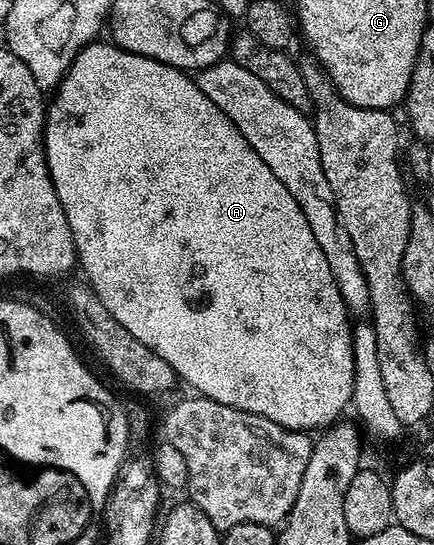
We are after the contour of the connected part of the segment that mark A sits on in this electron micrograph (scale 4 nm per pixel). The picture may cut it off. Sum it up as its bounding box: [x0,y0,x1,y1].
[44,40,354,432]

